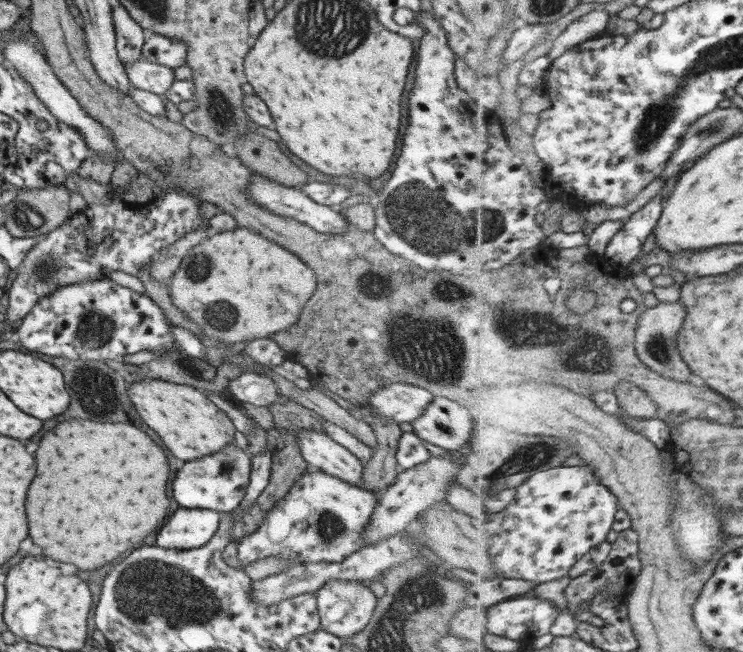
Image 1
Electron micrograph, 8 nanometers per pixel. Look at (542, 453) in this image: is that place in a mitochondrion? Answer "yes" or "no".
yes

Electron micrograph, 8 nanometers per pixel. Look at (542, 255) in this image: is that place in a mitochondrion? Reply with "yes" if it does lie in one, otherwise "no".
no

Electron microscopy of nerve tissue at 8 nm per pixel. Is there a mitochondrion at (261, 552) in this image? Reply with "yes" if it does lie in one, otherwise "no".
no

